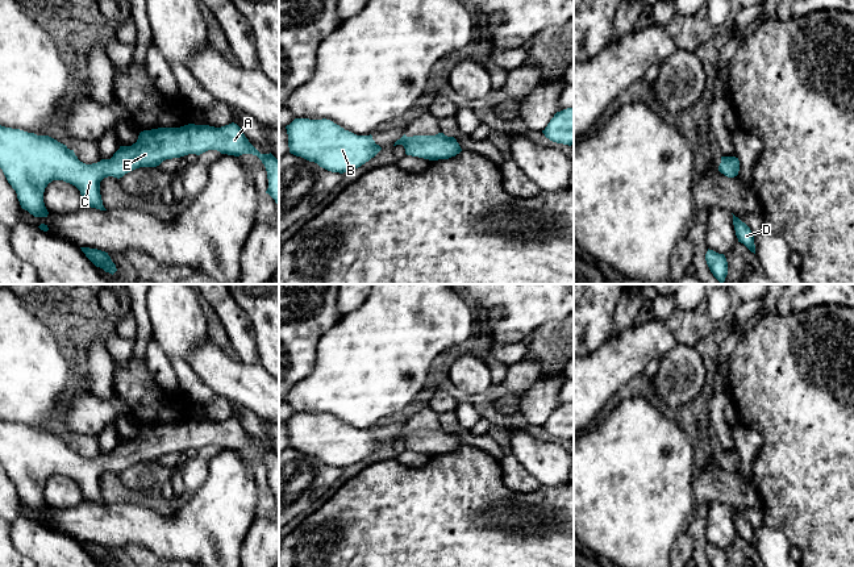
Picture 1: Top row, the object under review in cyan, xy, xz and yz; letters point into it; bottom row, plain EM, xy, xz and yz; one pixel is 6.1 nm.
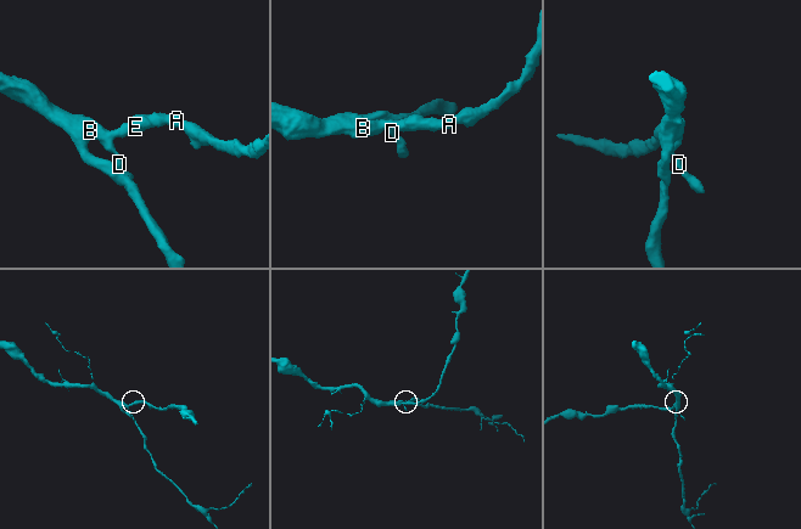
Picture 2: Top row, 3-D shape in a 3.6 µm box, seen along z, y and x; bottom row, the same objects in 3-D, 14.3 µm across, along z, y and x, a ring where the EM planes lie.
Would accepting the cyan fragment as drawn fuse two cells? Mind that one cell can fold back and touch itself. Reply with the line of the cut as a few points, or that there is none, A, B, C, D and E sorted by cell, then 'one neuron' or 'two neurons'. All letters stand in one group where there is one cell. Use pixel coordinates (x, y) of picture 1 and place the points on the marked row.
no cut; A B C D E; one neuron

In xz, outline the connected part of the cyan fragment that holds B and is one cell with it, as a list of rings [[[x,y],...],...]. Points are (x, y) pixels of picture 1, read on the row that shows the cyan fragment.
[[[295,118],[286,129],[291,154],[332,172],[358,168],[382,150],[371,134],[357,136],[326,118]]]

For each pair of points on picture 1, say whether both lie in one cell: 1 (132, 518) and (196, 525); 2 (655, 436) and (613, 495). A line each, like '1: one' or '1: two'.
1: one
2: one

